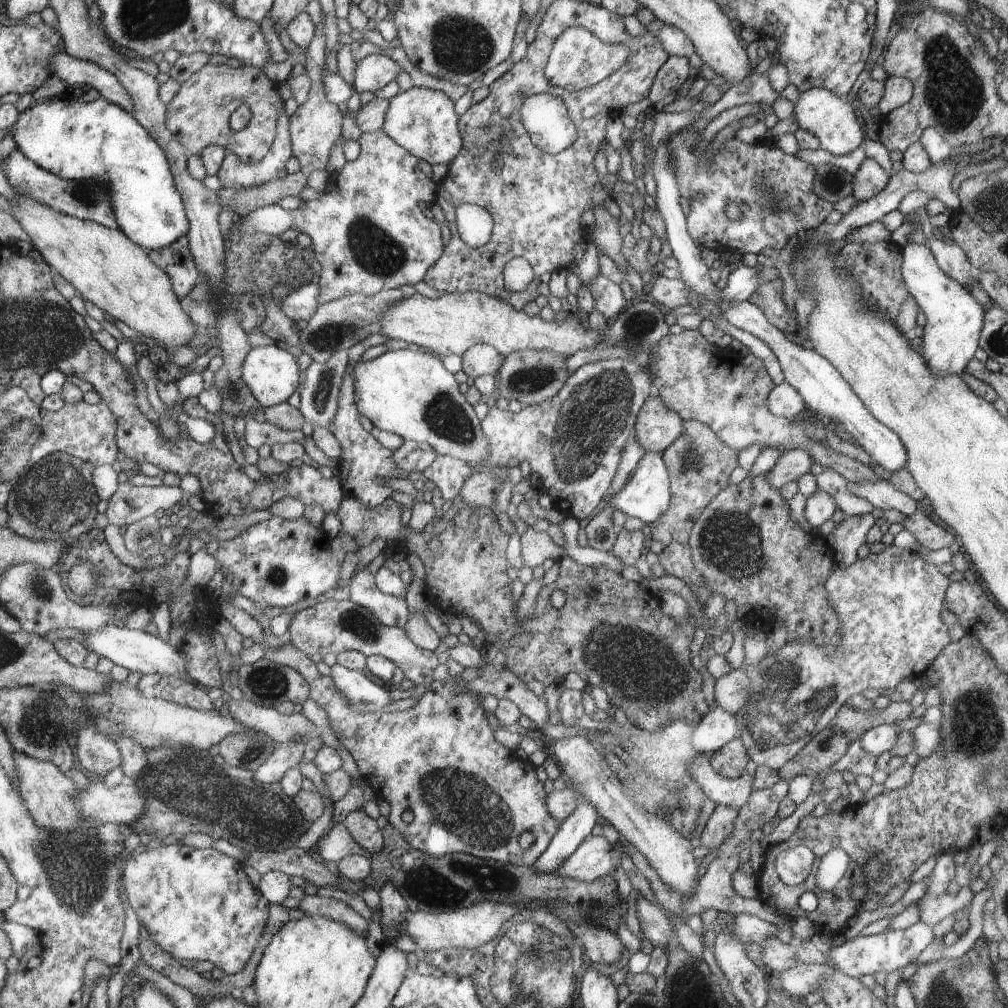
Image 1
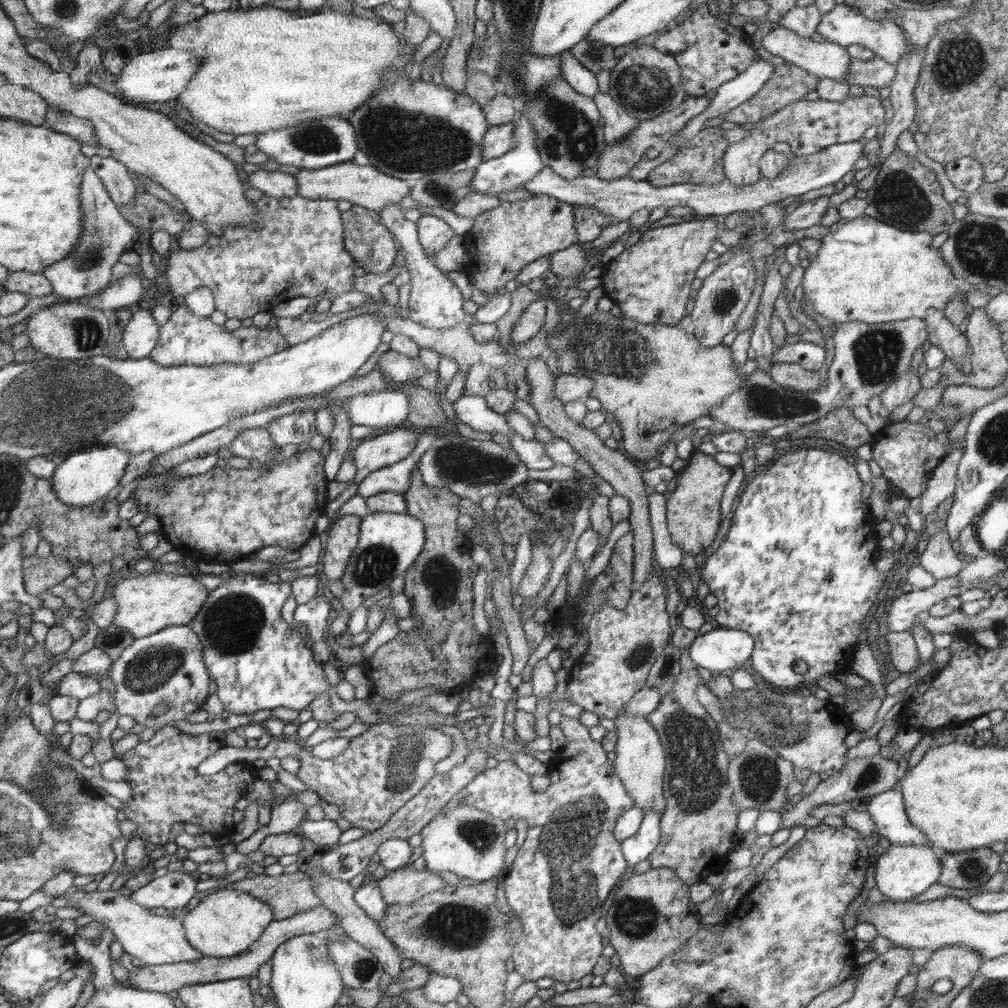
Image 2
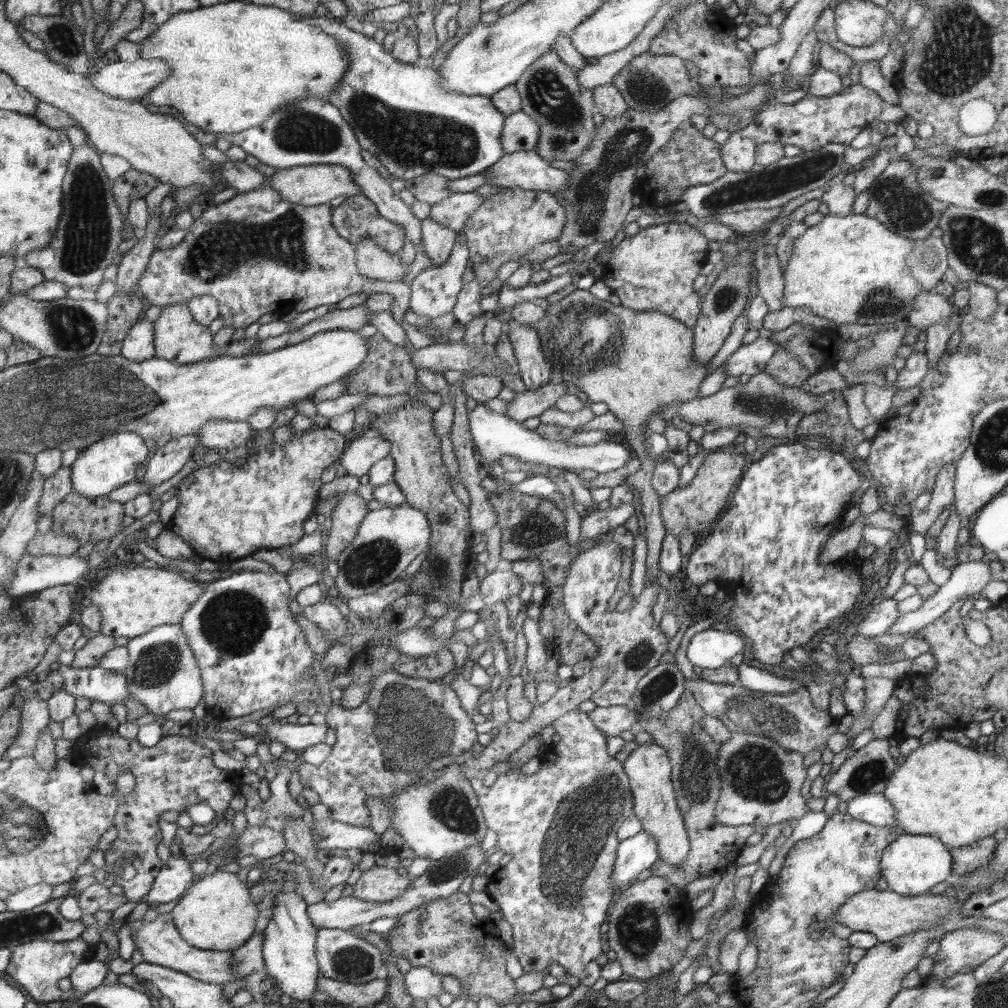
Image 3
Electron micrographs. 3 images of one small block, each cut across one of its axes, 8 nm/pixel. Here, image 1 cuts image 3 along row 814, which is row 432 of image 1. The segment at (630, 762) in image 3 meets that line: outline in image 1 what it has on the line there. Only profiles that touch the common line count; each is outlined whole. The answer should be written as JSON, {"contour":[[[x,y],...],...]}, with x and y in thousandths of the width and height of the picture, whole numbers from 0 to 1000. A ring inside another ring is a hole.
{"contour":[[[647,390],[632,411],[628,431],[640,448],[656,450],[677,431],[678,418],[655,392]]]}

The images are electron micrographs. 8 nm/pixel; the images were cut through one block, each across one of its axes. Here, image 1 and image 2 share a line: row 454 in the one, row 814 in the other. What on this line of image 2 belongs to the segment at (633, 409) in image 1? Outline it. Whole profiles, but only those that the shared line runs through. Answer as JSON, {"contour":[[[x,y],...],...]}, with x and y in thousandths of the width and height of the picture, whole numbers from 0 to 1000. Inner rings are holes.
{"contour":[[[560,711],[555,721],[560,726],[562,736],[543,758],[547,777],[542,785],[529,785],[523,767],[510,760],[508,753],[500,754],[492,758],[491,762],[474,768],[439,804],[446,806],[455,796],[459,796],[463,800],[472,800],[474,804],[481,805],[498,815],[504,812],[509,812],[511,816],[514,813],[523,815],[524,830],[514,843],[508,862],[500,873],[502,895],[517,913],[520,923],[510,941],[510,961],[521,973],[548,970],[563,977],[585,966],[597,948],[599,937],[589,917],[597,909],[597,895],[605,893],[605,883],[623,863],[617,834],[611,831],[611,818],[616,808],[630,798],[620,777],[611,768],[609,758],[603,754],[603,747],[597,738],[585,731],[585,723],[572,713]]]}

